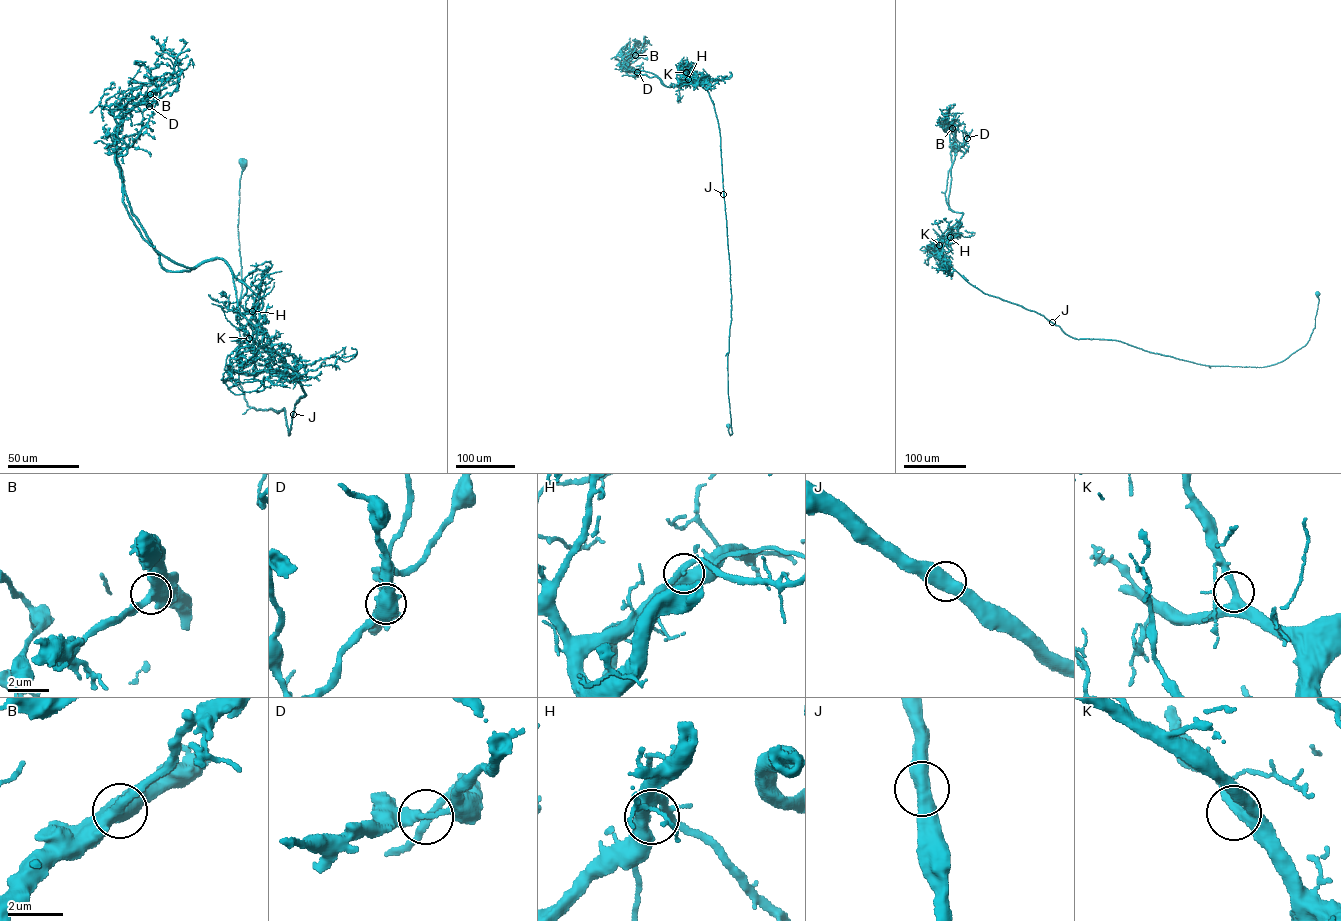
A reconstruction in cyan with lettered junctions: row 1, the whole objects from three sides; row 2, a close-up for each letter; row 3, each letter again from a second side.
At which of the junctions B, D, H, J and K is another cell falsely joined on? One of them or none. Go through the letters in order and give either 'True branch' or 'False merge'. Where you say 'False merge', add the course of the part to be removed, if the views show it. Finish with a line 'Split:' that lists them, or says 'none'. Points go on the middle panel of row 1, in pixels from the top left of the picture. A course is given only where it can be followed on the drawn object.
B: True branch
D: False merge. Course of the part to remove: (637, 72), (657, 76), (666, 86), (690, 75), (697, 84), (678, 81), (686, 81)
H: True branch
J: True branch
K: True branch
Split: D

